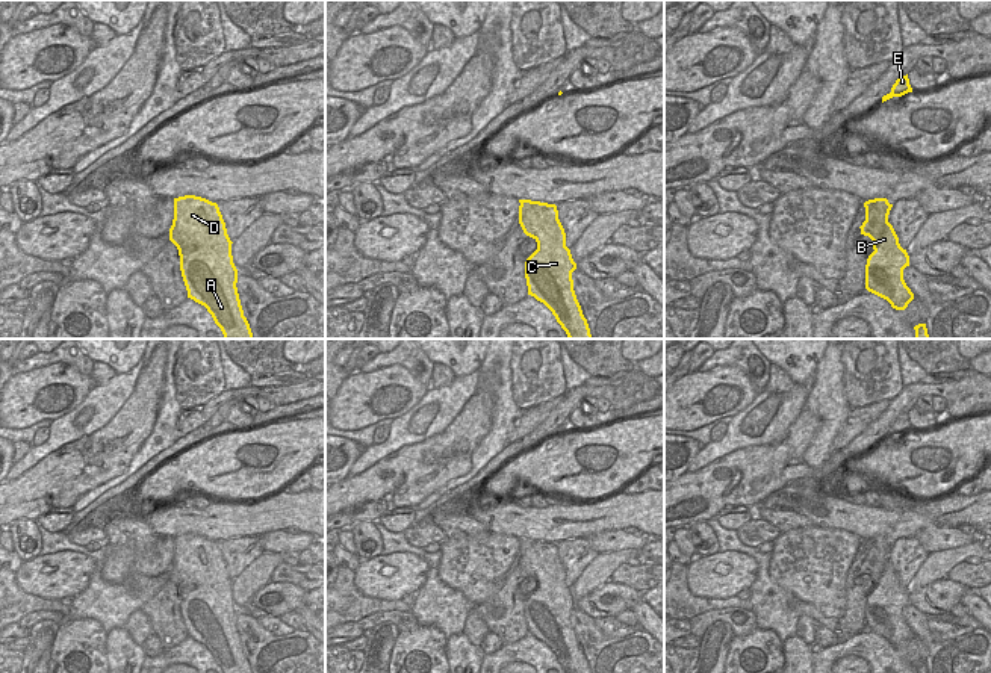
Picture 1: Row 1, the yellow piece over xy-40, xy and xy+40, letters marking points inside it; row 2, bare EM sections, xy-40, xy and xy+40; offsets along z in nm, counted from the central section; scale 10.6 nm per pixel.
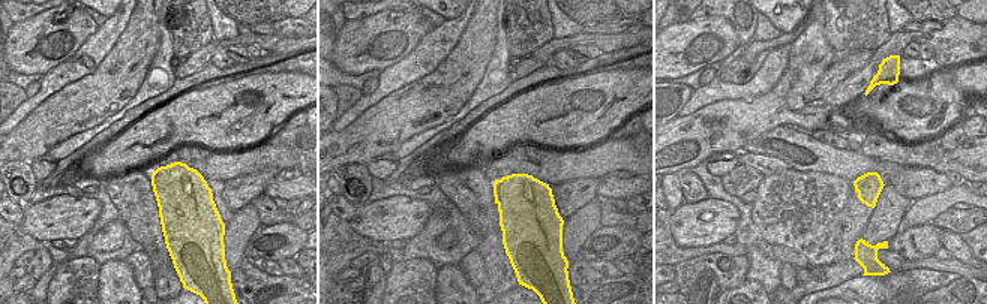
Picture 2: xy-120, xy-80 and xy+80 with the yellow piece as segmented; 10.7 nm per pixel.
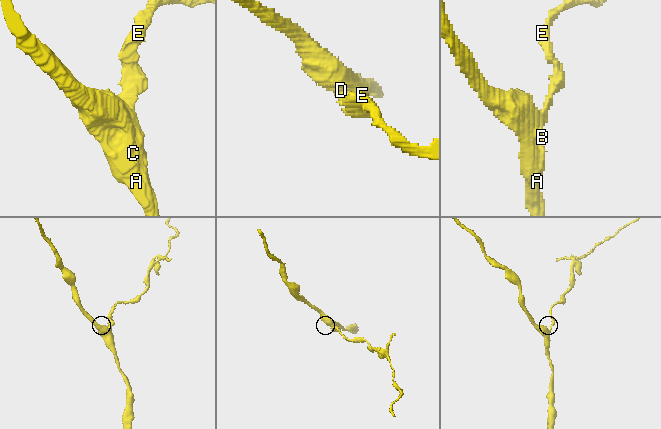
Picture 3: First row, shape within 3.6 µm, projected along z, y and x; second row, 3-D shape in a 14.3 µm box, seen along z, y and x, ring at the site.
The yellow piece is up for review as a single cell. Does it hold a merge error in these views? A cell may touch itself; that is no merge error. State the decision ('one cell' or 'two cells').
two cells

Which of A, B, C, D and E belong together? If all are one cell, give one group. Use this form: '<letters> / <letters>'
A B C D / E

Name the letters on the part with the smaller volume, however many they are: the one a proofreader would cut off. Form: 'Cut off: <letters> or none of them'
Cut off: E

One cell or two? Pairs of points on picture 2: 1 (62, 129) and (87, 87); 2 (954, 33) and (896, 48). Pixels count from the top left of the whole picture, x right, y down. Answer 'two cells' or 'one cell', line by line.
1: two cells
2: one cell

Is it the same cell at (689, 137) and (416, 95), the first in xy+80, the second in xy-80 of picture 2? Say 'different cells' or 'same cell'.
same cell

